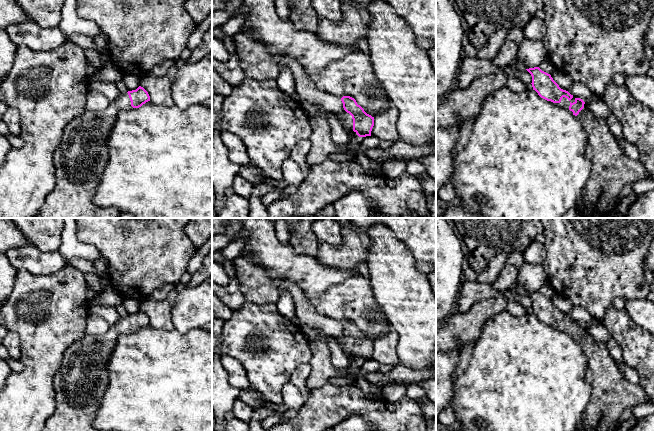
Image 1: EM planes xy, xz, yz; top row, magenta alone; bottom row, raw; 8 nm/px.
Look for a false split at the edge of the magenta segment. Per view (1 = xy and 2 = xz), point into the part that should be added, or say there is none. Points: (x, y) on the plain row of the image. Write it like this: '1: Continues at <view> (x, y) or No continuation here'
1: Continues at xy (82, 377)
2: Continues at xz (346, 343)

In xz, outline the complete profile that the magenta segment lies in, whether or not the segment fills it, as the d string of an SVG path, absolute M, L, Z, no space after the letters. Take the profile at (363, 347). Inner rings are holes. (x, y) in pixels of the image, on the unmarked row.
M350 320L341 322L344 334L337 337L337 342L341 345L344 353L353 355L359 361L371 360L374 350L374 341L367 338L364 333L357 328L356 324Z

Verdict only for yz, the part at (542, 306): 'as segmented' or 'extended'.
extended

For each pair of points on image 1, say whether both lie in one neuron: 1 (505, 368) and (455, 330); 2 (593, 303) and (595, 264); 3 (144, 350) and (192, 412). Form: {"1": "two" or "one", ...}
{"1": "two", "2": "one", "3": "one"}

